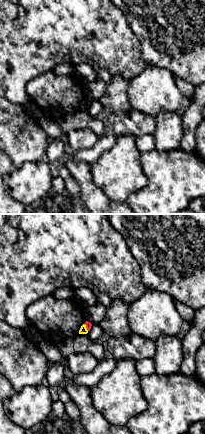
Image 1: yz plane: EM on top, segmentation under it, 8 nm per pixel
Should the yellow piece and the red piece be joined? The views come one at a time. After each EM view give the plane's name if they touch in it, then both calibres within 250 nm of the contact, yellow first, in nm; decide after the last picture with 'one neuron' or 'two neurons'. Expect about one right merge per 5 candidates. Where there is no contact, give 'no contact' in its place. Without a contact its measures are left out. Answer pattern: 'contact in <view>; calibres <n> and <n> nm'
contact in yz; calibres 60 and 50 nm

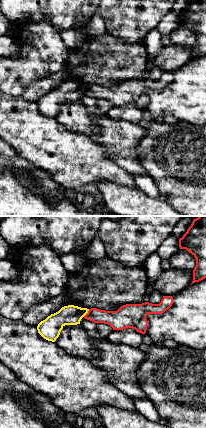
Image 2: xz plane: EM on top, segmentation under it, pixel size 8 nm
contact in xz; calibres 160 and 140 nm

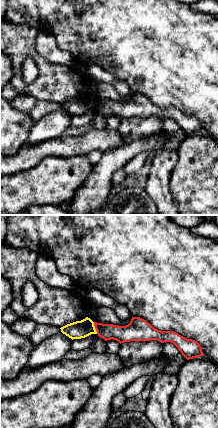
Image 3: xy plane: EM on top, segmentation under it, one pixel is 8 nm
contact in xy; calibres 140 and 130 nm

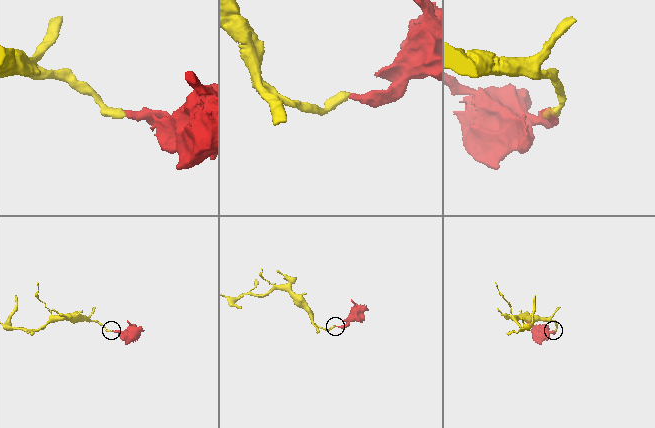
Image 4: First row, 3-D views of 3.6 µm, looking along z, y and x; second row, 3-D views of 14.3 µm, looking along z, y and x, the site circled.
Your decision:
one neuron

